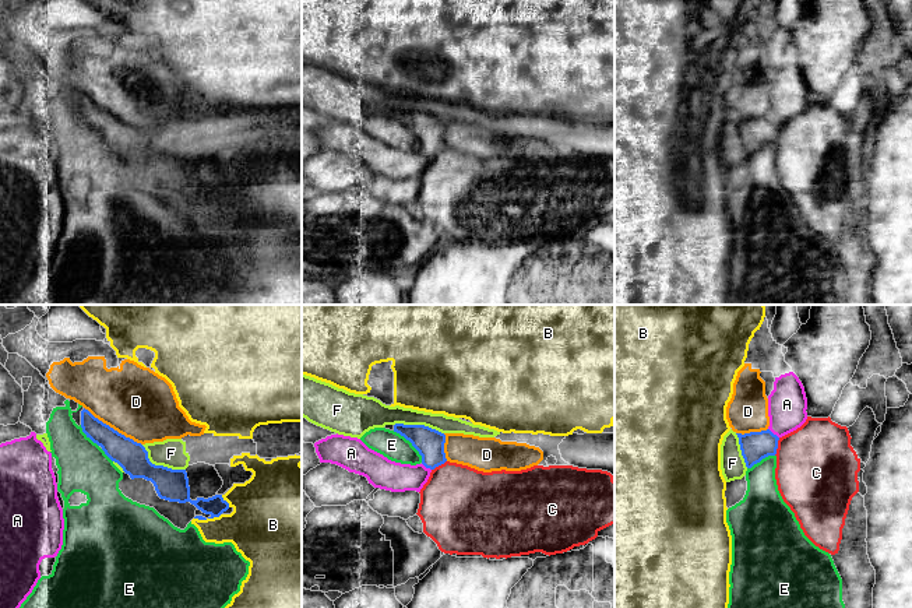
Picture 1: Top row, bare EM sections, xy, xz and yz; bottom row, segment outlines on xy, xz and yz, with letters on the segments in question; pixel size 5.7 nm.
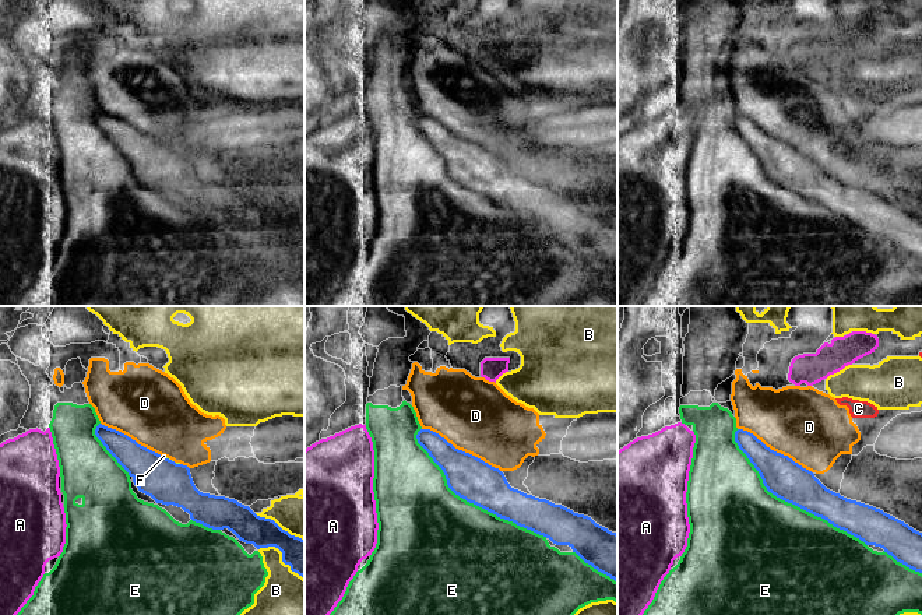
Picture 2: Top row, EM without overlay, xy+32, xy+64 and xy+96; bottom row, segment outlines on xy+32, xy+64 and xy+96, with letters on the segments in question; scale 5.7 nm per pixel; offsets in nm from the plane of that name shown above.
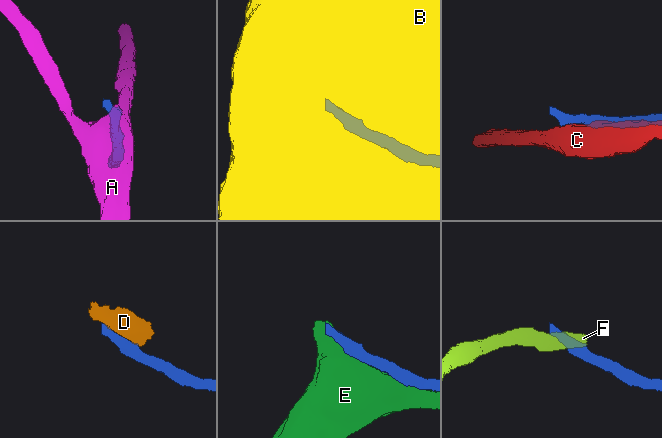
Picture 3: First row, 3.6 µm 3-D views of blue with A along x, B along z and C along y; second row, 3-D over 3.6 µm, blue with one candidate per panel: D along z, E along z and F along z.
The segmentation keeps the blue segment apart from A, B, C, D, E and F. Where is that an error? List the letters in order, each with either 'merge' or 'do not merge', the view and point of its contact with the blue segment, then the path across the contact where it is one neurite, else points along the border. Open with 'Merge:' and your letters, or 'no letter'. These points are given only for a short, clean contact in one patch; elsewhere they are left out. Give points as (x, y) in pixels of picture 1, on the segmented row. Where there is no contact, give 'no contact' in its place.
Merge: D
A: do not merge; contact yz (773, 433); border yz (768, 428), (778, 438)
B: do not merge; contact xy (206, 519)
C: do not merge; contact yz (777, 446)
D: merge; contact xy (112, 428)
E: do not merge; contact xz (411, 442)
F: do not merge; contact xy (159, 466)

